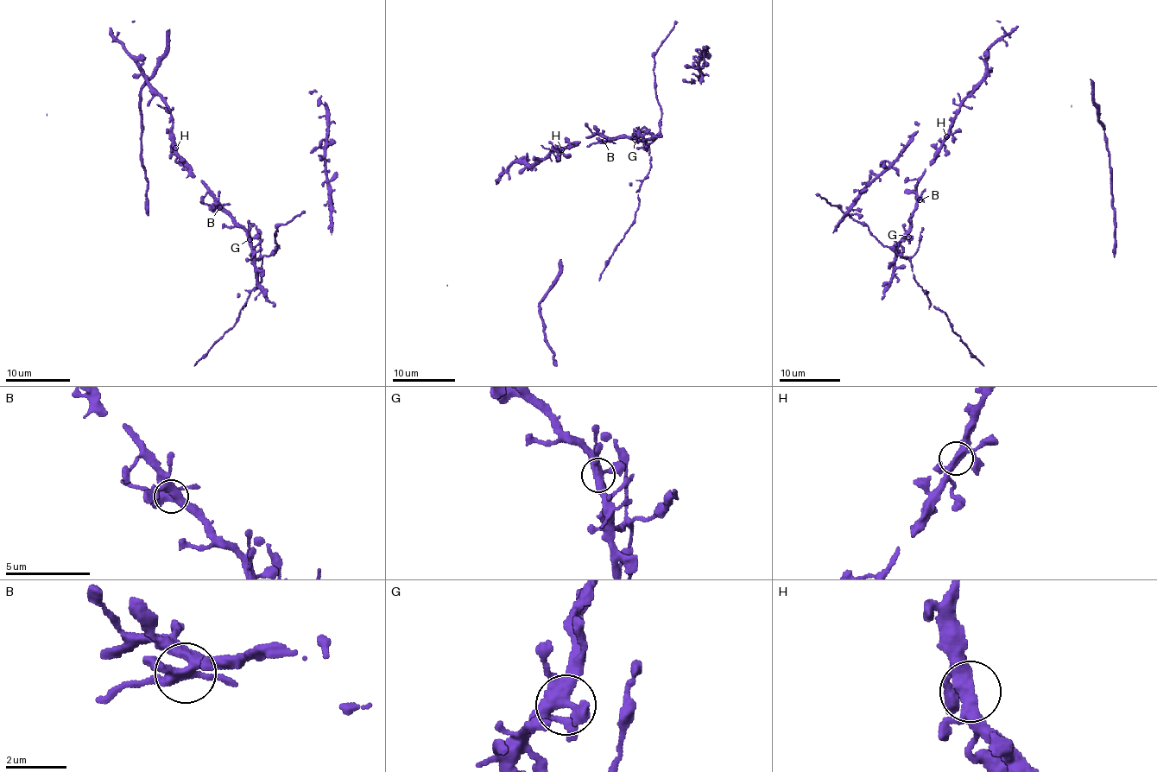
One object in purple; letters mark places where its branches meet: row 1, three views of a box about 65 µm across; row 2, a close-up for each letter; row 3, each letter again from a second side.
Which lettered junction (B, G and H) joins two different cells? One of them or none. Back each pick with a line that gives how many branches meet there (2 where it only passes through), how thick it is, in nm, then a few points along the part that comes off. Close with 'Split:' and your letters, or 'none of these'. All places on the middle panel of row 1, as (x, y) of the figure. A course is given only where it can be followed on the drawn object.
B: Branches: 5. Thickness 400 nm. Course of the part to remove: (605, 142), (586, 146)
Split: B

